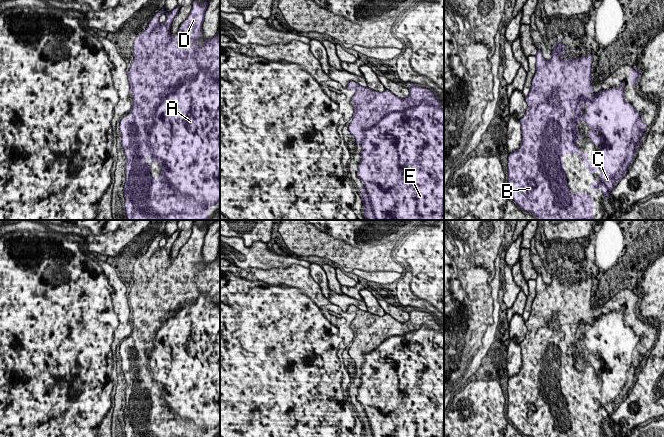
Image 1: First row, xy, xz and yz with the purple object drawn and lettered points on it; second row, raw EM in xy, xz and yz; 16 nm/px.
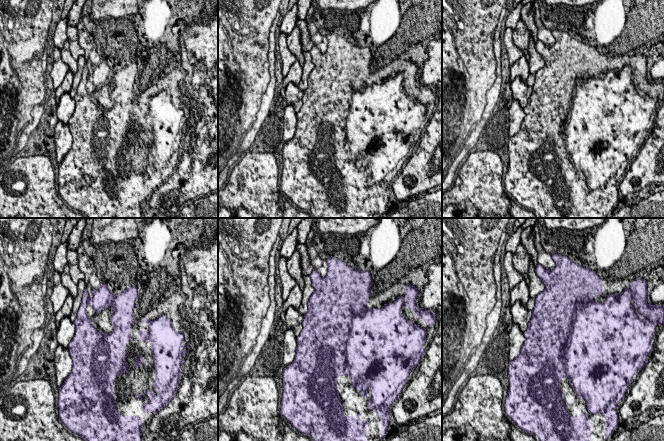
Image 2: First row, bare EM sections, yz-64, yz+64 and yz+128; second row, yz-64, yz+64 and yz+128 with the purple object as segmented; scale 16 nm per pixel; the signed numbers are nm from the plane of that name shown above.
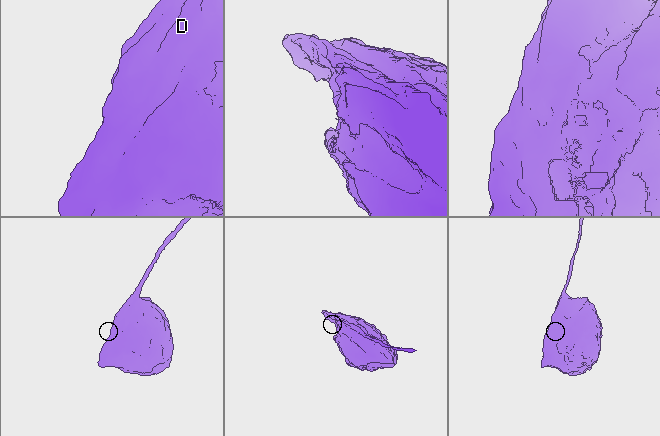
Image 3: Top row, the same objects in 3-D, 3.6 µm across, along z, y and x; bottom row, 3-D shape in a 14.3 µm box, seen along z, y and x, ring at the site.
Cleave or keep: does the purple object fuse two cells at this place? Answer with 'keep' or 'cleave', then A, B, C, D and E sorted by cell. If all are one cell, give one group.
cleave; groups A B D E / C

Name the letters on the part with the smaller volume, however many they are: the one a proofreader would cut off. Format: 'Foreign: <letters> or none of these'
Foreign: C

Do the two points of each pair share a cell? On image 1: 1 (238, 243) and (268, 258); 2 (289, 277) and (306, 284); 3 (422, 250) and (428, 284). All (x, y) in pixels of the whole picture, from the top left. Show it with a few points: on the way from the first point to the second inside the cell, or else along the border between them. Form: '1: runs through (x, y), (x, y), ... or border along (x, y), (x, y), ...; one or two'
1: runs through (245, 250), (261, 257); one
2: runs through (293, 277), (299, 277), (302, 280); one
3: runs through (428, 258), (428, 276); one

